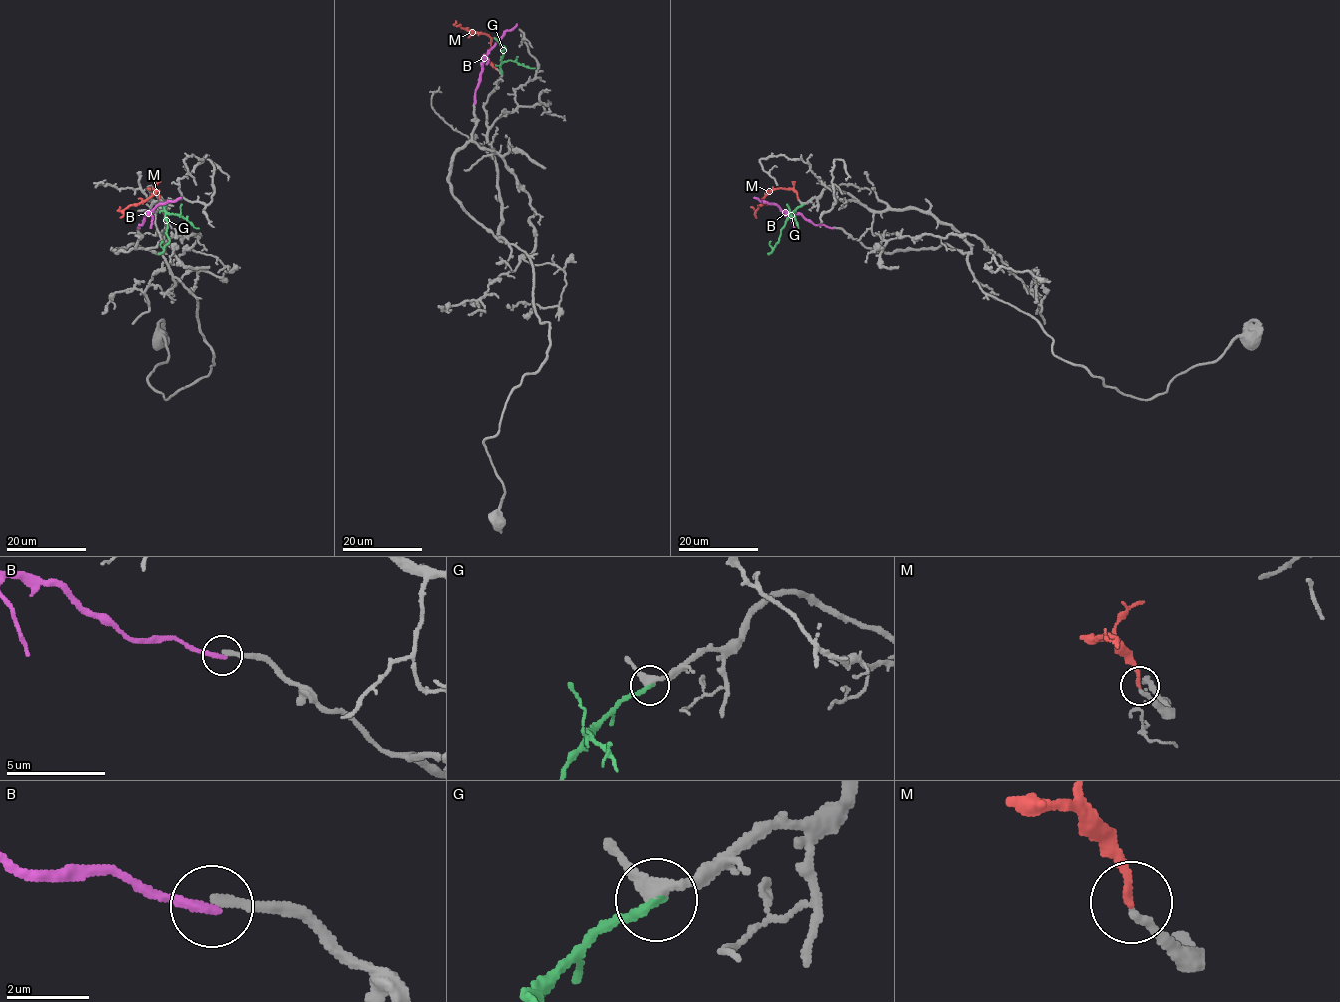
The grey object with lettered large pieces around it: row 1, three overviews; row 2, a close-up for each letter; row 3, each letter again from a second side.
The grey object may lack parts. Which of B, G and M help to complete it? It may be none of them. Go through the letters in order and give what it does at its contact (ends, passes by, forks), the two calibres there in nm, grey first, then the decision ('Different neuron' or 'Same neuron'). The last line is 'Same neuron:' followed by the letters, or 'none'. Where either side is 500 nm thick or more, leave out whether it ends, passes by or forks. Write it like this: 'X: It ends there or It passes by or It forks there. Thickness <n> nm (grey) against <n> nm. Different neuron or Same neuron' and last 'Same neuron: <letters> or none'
B: It ends there. Thickness 220 nm (grey) against 280 nm. Different neuron
G: It ends there. Thickness 360 nm (grey) against 240 nm. Same neuron
M: It ends there. Thickness 200 nm (grey) against 200 nm. Same neuron
Same neuron: G, M

